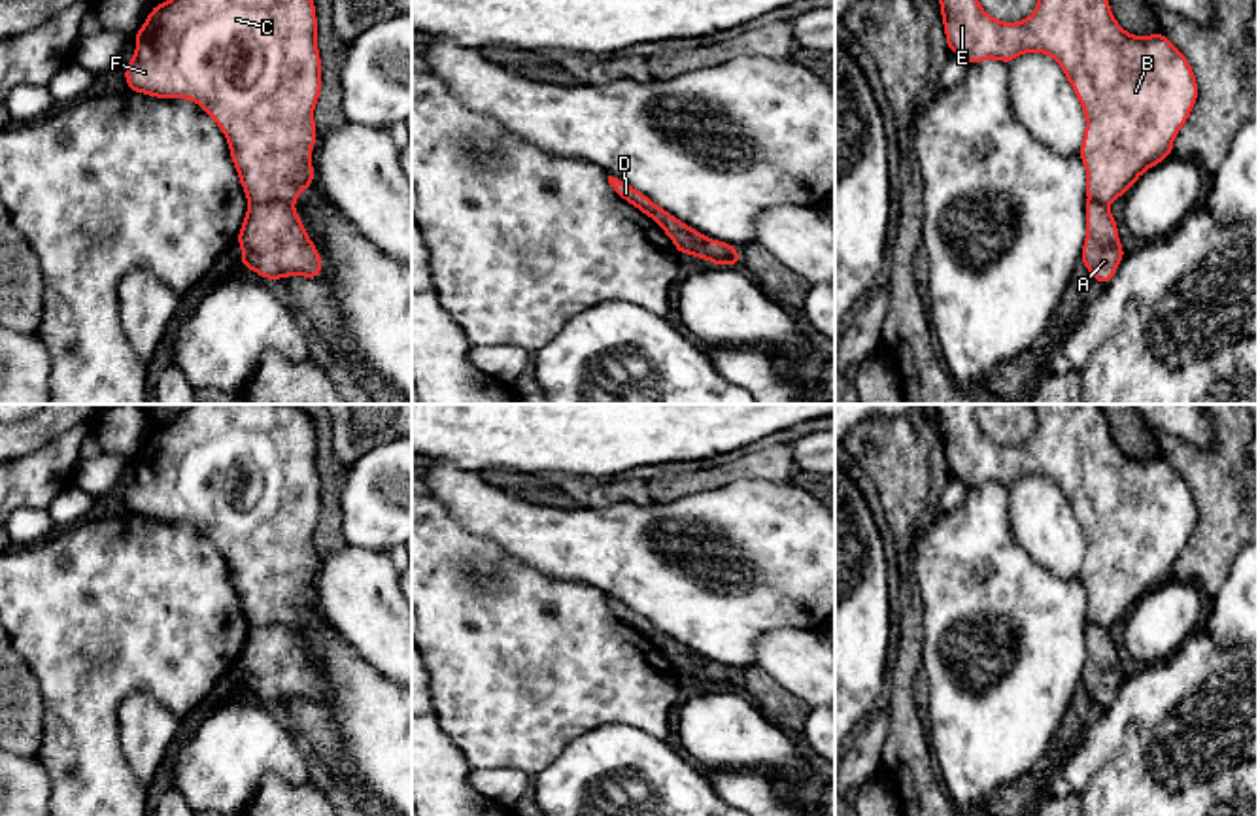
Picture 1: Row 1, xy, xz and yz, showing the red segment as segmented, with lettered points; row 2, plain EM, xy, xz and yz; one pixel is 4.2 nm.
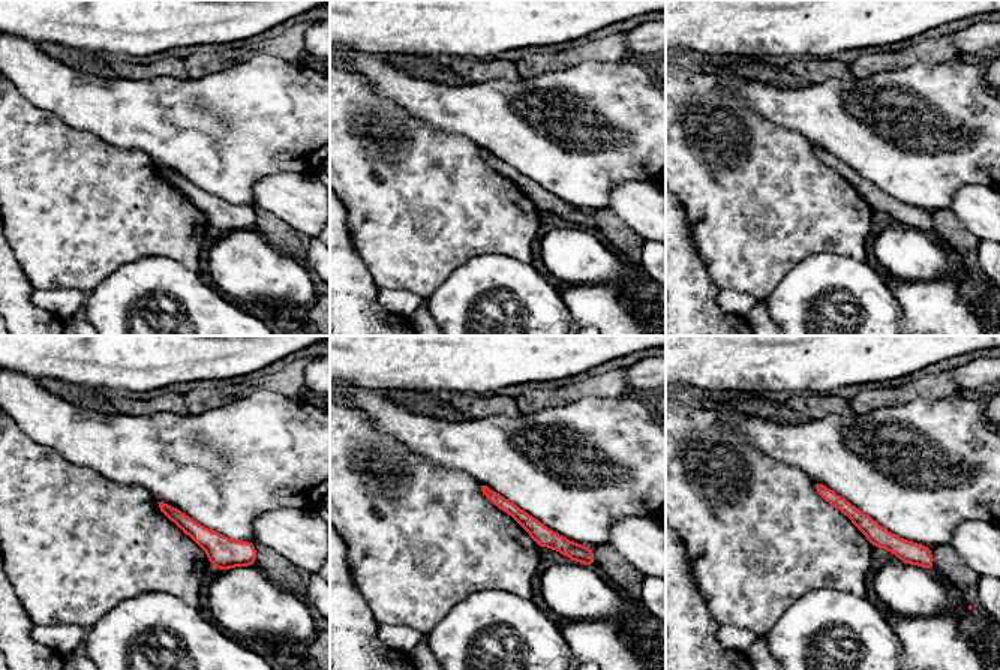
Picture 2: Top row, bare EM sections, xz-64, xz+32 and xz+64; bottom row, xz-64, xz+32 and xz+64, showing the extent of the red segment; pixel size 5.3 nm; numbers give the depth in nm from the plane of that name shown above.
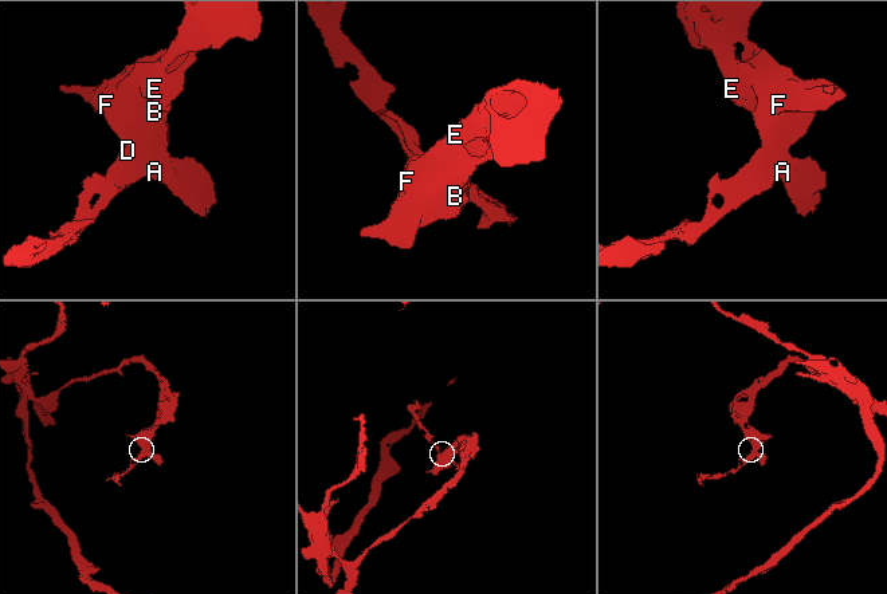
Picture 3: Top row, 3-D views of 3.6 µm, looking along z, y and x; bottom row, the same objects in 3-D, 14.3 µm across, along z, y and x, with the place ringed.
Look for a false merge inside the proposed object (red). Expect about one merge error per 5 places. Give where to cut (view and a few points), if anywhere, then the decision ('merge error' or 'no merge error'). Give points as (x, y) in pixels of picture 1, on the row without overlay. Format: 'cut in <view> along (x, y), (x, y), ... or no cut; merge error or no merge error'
cut in xy along (250, 624), (286, 624), (291, 628); merge error

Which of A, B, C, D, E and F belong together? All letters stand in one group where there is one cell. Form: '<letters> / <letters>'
A D / B C E F

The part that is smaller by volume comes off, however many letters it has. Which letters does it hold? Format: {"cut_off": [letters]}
{"cut_off": ["A", "D"]}

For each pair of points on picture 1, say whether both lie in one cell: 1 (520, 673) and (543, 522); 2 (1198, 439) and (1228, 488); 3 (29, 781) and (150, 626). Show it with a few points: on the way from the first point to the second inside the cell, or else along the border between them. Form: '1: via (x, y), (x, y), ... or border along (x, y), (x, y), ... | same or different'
1: border along (497, 544), (537, 569), (577, 584) | different
2: border along (1162, 431), (1196, 448), (1209, 448), (1217, 441) | different
3: border along (36, 758), (50, 782), (51, 796) | different

